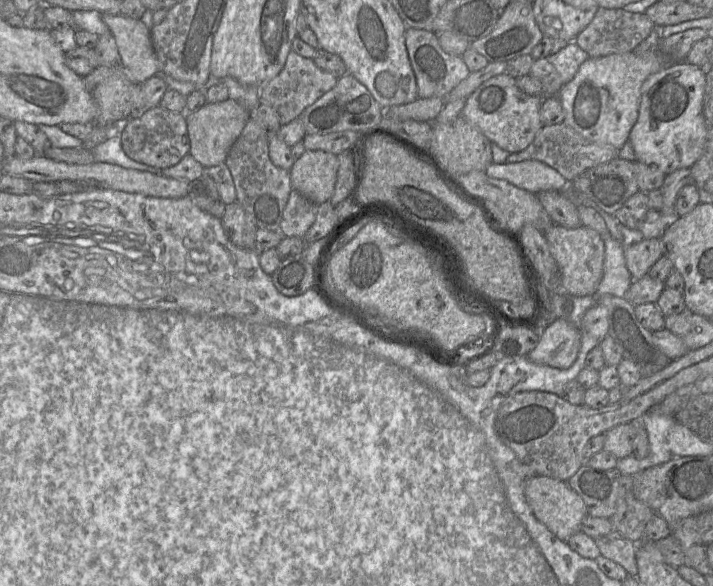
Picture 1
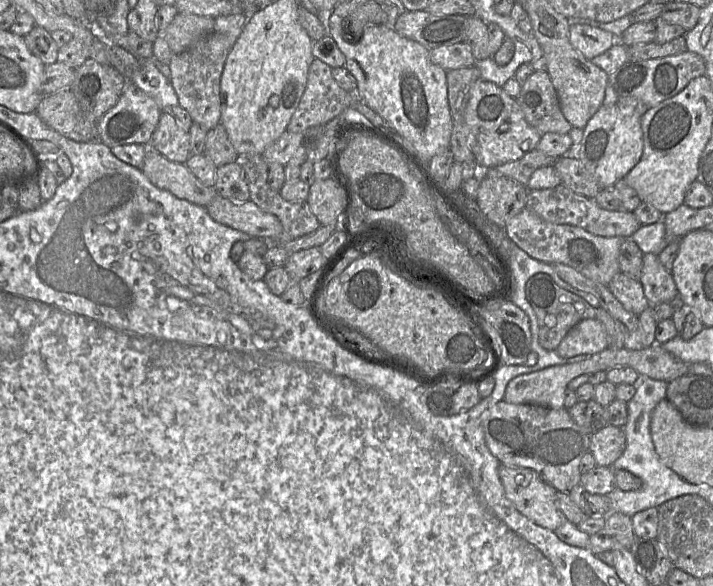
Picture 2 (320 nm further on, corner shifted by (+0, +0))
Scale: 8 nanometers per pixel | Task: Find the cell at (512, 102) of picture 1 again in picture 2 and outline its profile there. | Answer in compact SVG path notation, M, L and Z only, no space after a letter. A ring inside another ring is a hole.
M477 79L470 87L465 108L466 138L479 170L488 169L522 158L537 148L541 134L530 126L516 99L495 83Z

